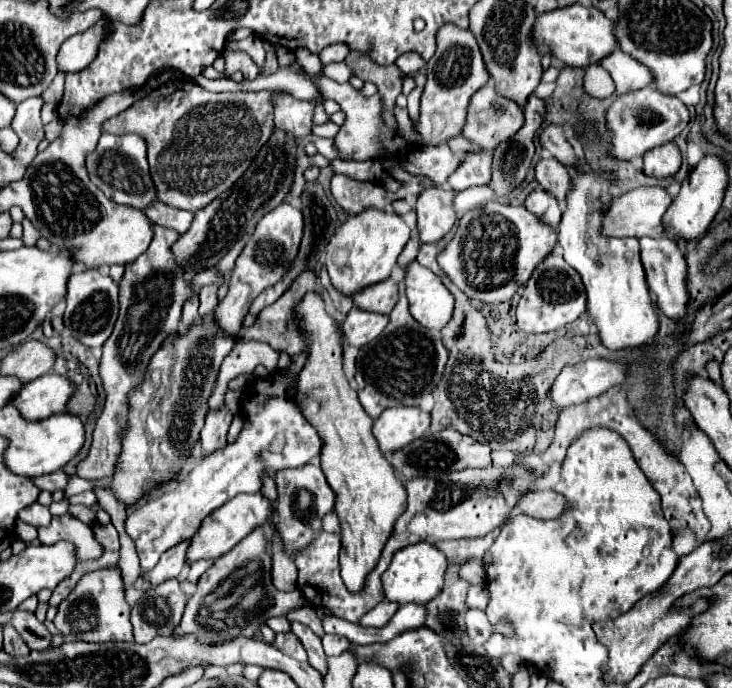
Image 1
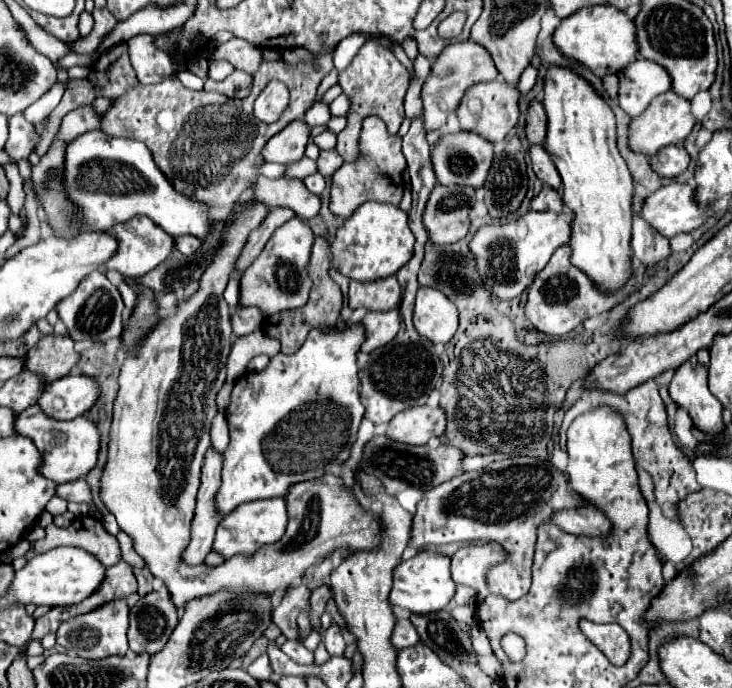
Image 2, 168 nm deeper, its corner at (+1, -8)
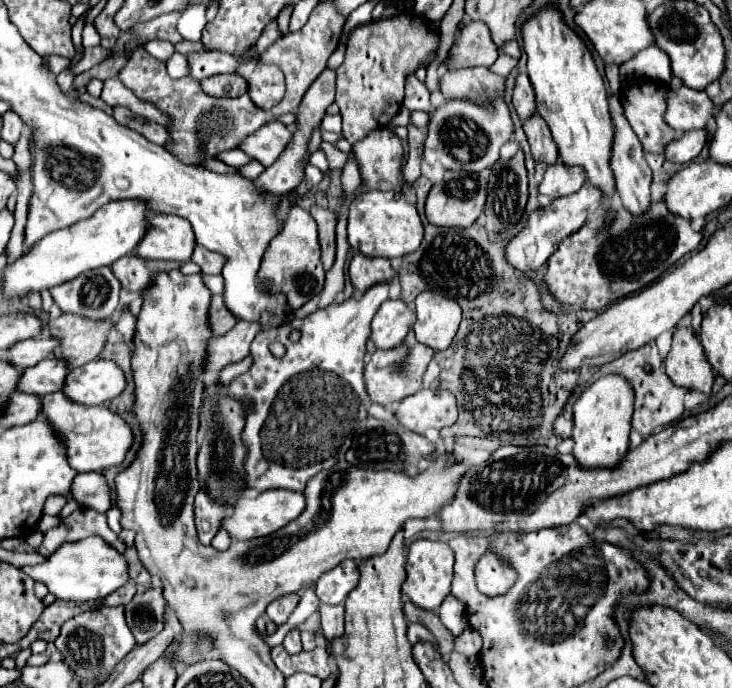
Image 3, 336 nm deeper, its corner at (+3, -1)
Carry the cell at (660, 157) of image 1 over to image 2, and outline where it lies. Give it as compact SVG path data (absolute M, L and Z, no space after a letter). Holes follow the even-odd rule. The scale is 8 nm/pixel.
M669 145L665 149L661 149L655 159L649 159L651 161L651 167L655 169L655 173L659 177L677 177L679 173L683 173L689 165L689 155L685 153L683 147L675 147L675 145Z

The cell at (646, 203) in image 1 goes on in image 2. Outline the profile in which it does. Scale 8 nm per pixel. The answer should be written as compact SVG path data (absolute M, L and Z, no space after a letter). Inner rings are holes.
M671 183L649 195L643 201L639 215L651 229L671 239L703 225L703 221L711 215L711 209L695 203L693 189L689 185Z

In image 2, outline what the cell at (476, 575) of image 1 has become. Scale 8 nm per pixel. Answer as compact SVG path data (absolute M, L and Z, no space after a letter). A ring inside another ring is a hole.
M457 585L457 591L455 591L455 603L457 605L465 605L465 603L473 603L475 601L475 591L467 585Z

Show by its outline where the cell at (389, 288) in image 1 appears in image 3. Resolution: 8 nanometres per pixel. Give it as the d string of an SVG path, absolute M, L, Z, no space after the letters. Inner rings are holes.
M355 254L349 262L349 276L357 290L365 292L377 282L387 282L395 278L395 272L389 264L389 260L383 258L367 258L361 254Z

